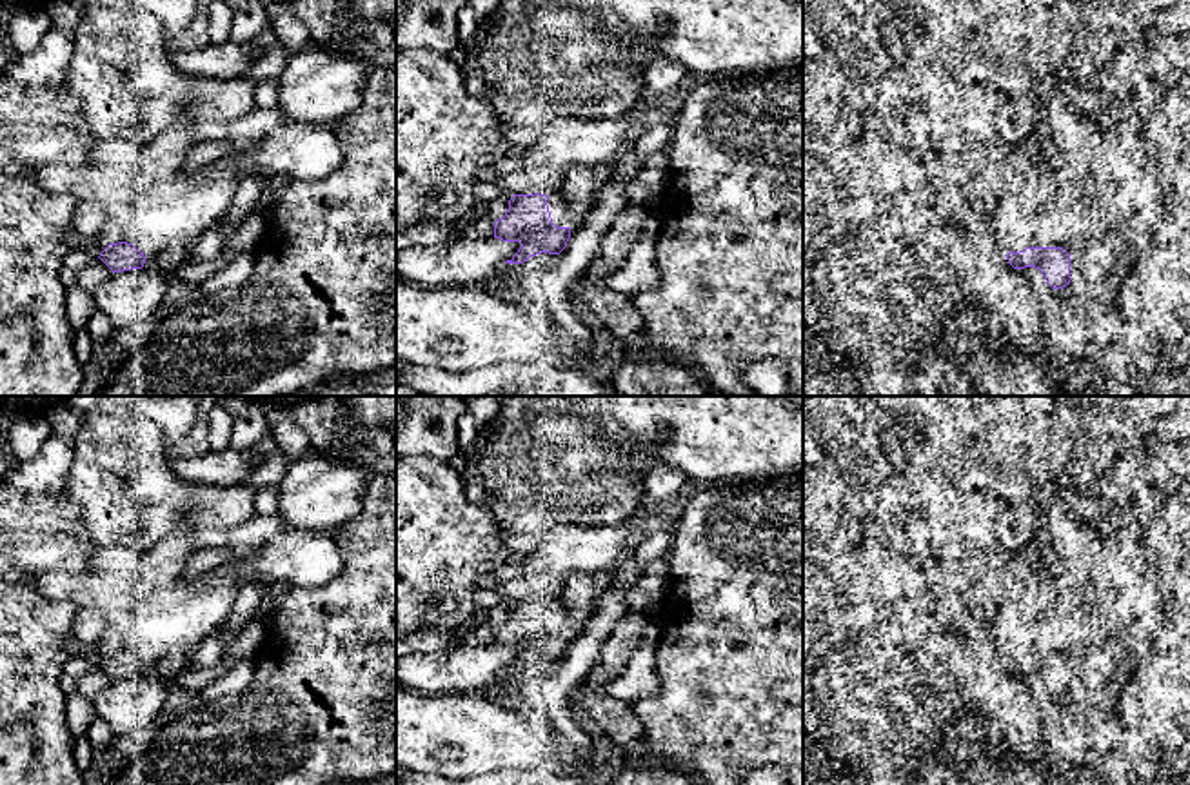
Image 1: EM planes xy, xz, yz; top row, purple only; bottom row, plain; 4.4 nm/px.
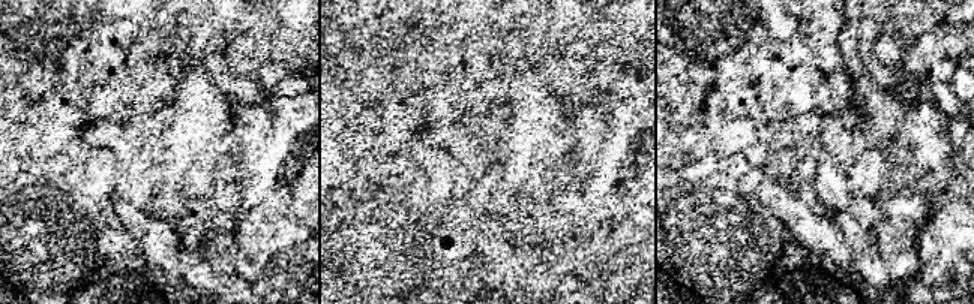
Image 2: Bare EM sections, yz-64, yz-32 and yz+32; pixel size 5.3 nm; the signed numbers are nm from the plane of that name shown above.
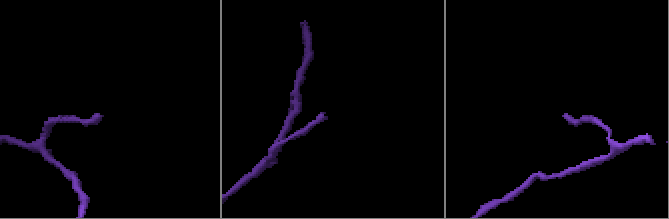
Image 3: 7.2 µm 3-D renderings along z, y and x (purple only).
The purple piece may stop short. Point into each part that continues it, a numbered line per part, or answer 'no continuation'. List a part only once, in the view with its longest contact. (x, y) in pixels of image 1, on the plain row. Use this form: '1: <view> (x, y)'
1: xz (558, 613)

